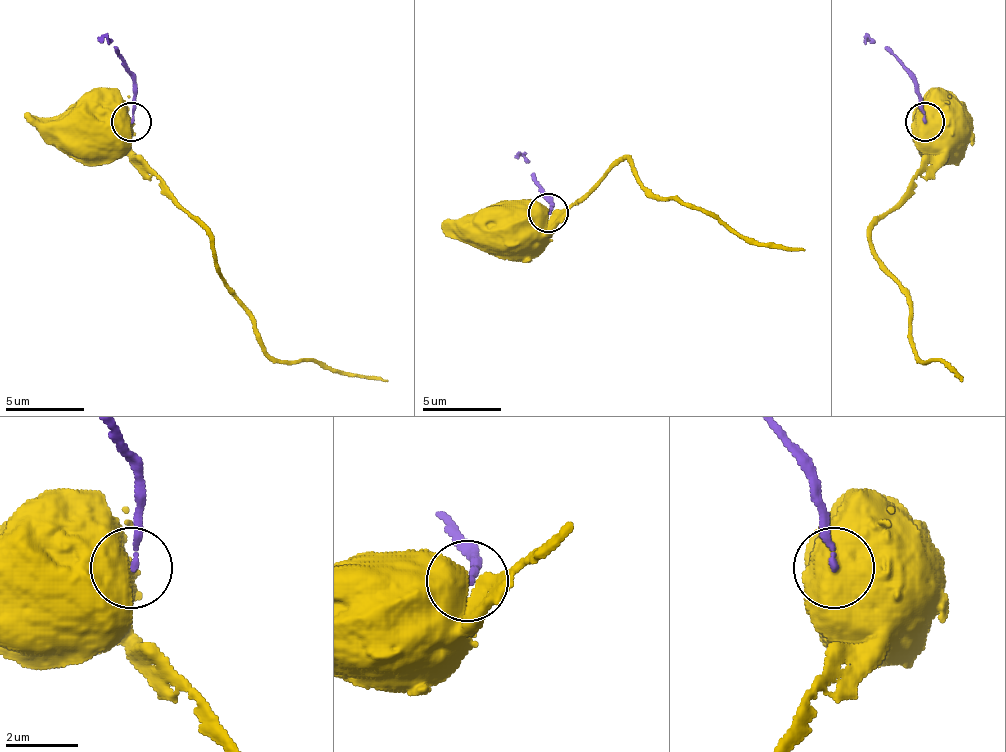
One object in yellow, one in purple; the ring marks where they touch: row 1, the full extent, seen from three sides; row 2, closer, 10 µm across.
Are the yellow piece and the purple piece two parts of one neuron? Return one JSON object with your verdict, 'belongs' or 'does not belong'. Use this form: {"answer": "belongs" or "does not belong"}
{"answer": "does not belong"}

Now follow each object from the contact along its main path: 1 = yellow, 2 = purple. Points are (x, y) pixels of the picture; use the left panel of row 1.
1: (130, 121), (102, 124), (94, 132)
2: (130, 121), (134, 73), (102, 34)

